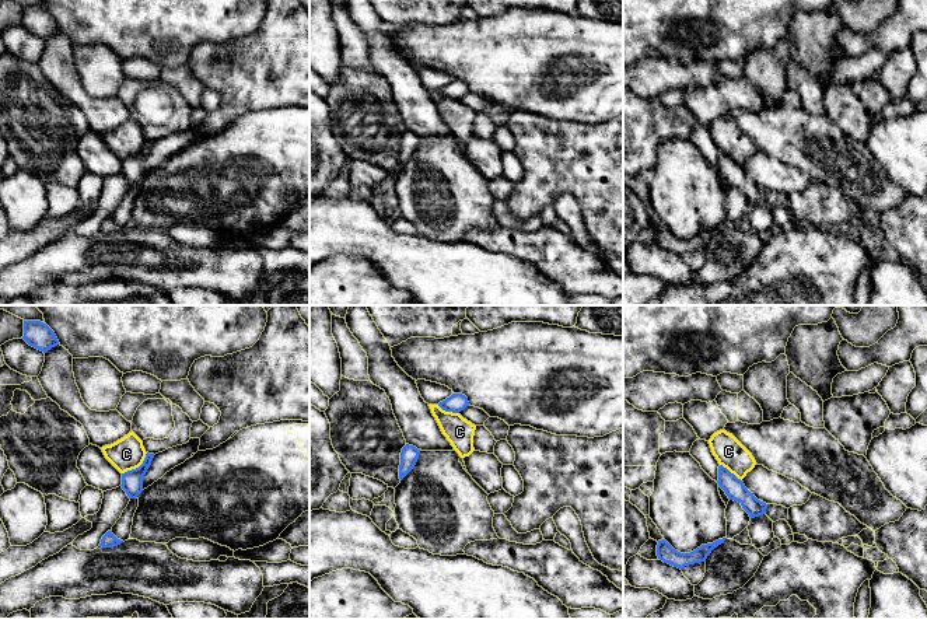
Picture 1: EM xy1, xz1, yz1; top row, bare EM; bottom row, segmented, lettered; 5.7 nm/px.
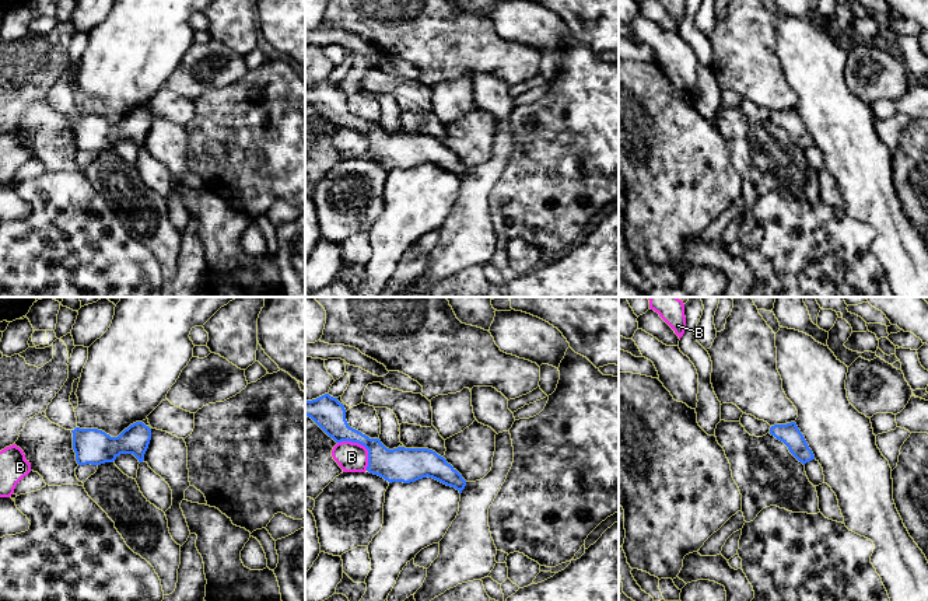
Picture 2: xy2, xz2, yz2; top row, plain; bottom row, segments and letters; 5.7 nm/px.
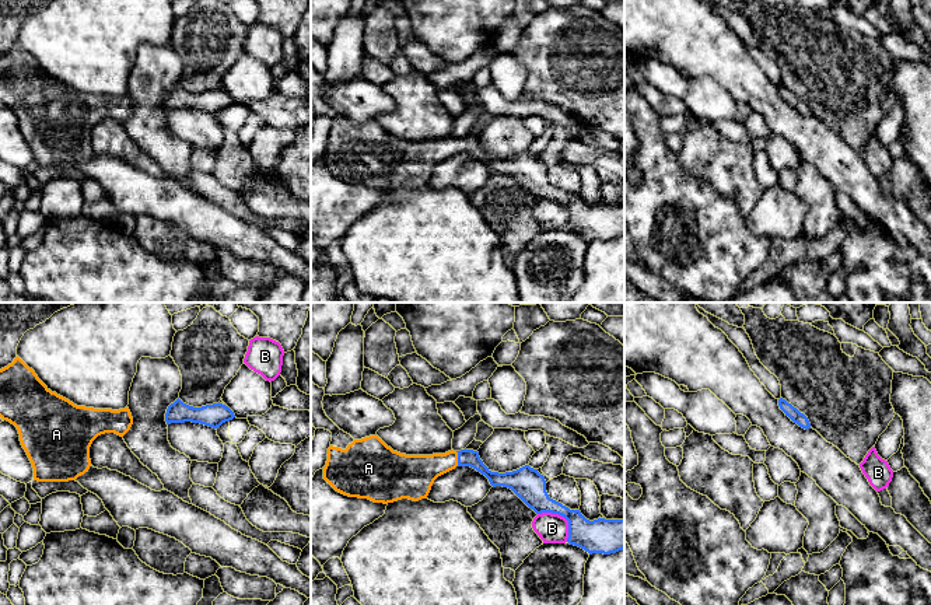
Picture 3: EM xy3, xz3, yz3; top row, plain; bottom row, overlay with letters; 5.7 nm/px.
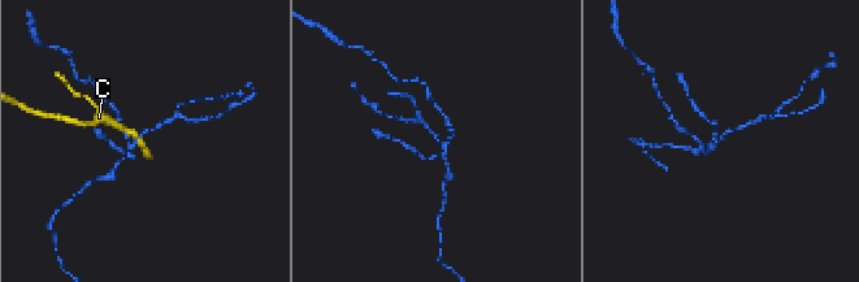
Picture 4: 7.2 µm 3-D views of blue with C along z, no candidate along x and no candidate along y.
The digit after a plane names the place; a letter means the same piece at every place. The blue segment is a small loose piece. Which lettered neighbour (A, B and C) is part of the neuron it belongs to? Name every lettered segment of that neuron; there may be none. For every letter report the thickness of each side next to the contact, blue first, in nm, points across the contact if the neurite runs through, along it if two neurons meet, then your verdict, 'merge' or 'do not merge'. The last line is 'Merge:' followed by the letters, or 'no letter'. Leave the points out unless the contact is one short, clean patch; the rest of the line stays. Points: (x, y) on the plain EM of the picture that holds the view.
A: calibres 100 and 200 nm; way xz3 (471, 144), (458, 144), (417, 158); merge
B: calibres 200 and 180 nm; border xz2 (338, 128), (360, 129), (367, 136), (367, 156); do not merge
C: calibres 130 and 190 nm; border xy1 (147, 139), (137, 153), (122, 160); do not merge
Merge: A

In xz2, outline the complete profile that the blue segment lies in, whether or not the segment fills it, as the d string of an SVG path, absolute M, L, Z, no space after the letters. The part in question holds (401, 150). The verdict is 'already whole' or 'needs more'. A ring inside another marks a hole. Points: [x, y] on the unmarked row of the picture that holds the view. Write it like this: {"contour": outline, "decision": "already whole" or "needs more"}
{"contour": "M325 80L305 87L305 102L311 104L336 129L351 127L368 136L370 160L392 168L410 170L423 164L433 164L459 179L466 172L462 161L447 146L428 134L386 134L379 125L370 125L349 112L344 91L337 84Z", "decision": "already whole"}

